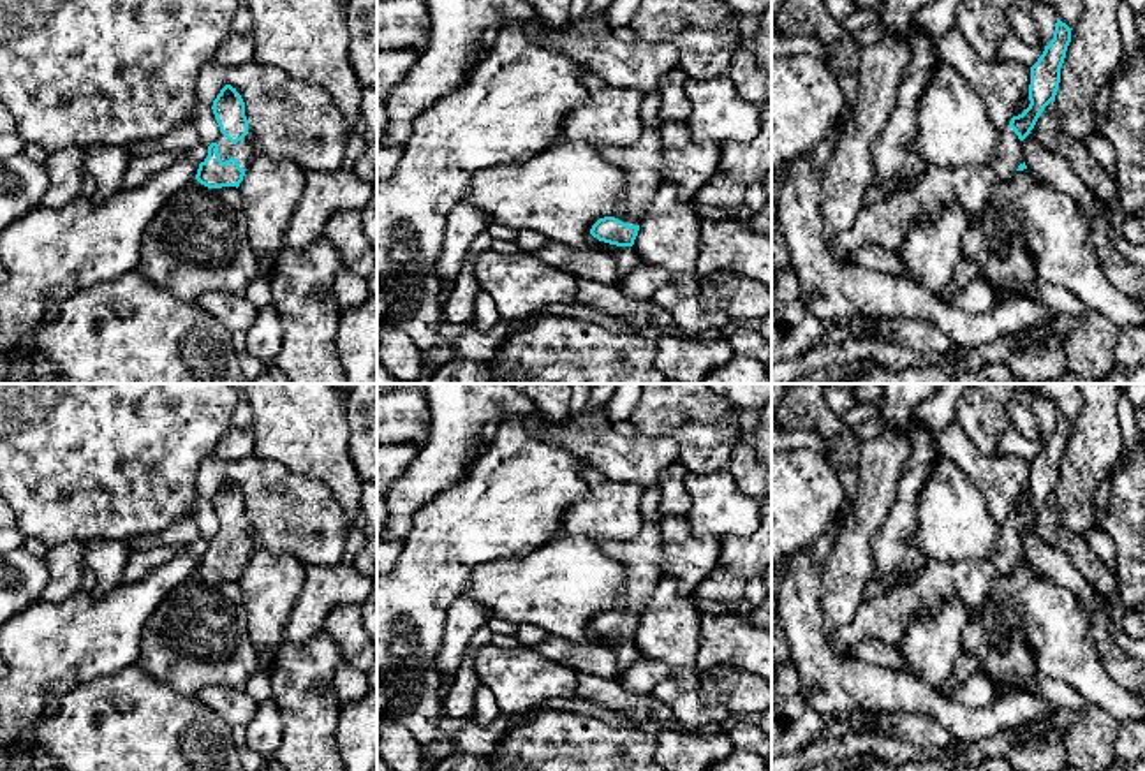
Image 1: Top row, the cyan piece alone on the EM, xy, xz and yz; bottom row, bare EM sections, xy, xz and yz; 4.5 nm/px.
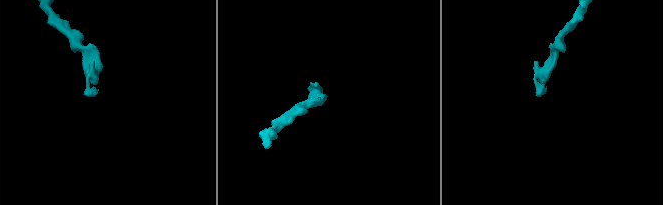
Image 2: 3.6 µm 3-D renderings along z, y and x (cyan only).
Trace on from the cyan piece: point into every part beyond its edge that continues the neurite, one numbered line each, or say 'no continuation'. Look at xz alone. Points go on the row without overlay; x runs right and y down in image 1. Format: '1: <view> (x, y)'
1: xz (640, 557)

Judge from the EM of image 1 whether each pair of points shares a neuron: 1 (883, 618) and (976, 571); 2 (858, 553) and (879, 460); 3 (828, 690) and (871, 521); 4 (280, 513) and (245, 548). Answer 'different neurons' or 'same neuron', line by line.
1: same neuron
2: same neuron
3: different neurons
4: different neurons

